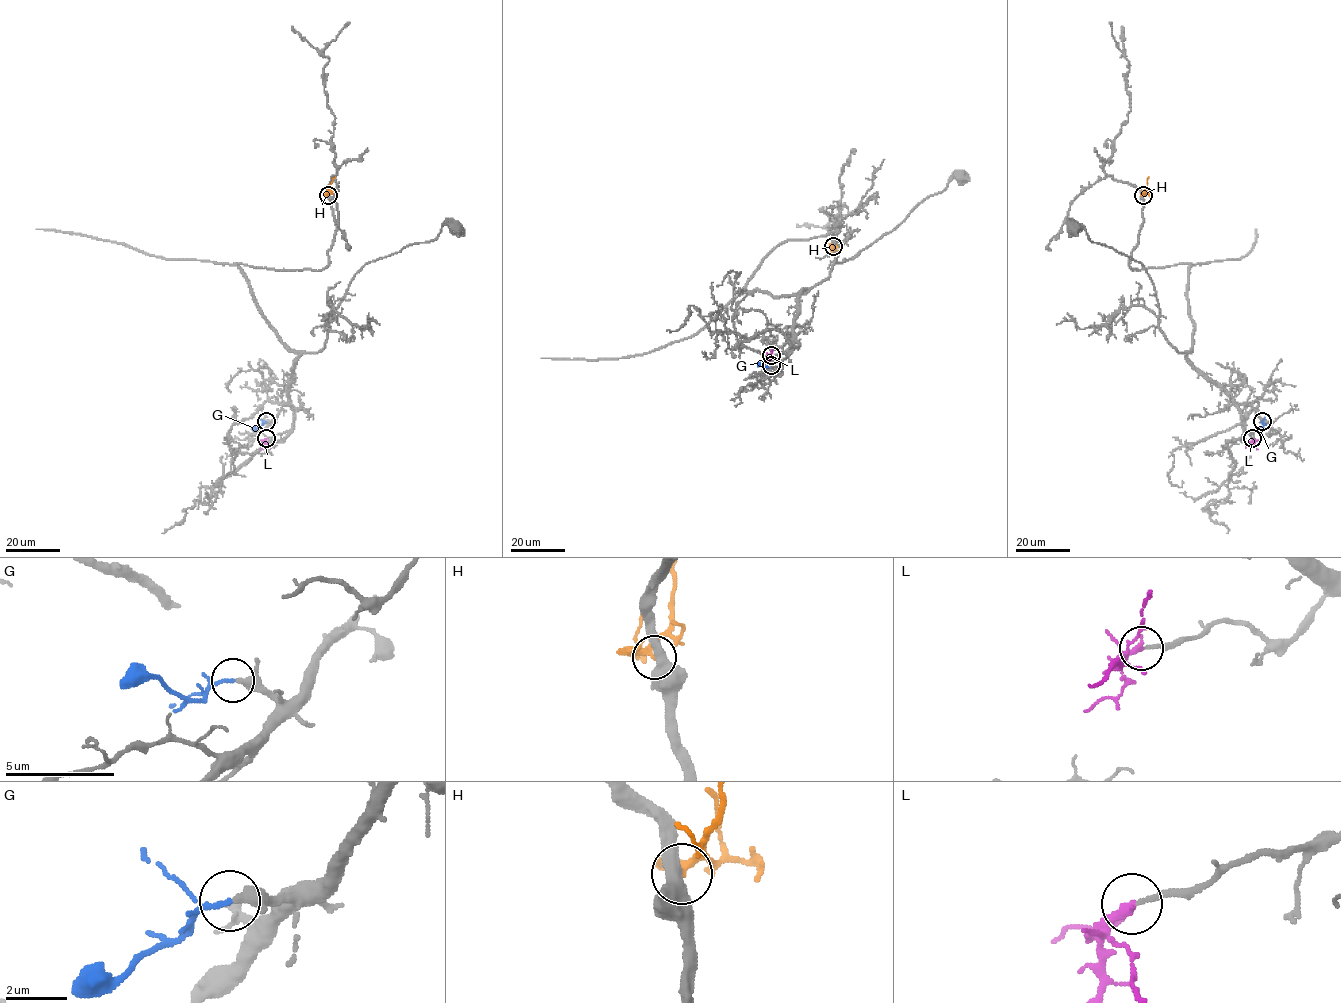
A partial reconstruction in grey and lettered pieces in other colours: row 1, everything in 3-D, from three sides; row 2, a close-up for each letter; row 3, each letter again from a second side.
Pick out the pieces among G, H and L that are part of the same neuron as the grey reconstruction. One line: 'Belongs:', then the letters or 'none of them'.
Belongs: G, L

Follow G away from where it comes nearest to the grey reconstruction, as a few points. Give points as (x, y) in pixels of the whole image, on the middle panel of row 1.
G: (771, 364), (757, 366)

